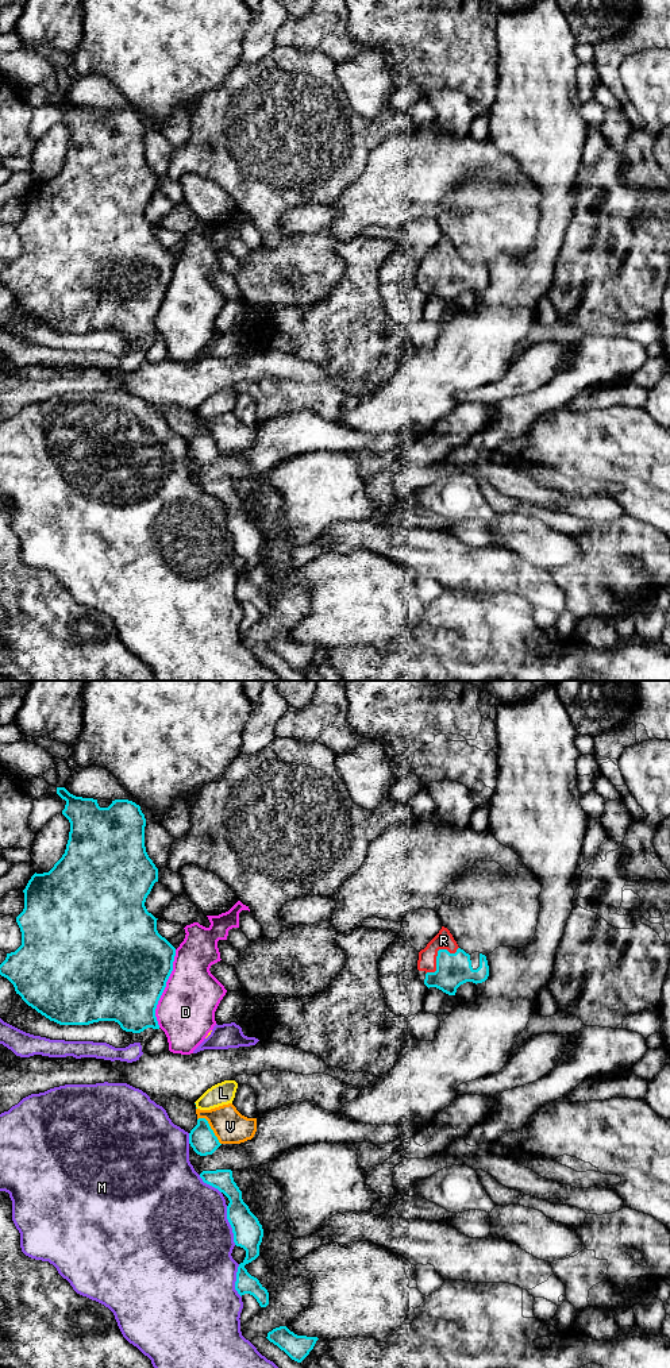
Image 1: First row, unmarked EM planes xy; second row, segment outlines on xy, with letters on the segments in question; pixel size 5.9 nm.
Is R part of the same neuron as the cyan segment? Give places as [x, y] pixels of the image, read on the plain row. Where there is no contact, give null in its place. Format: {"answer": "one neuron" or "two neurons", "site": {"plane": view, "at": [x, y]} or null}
{"answer": "one neuron", "site": {"plane": "xy", "at": [438, 264]}}

